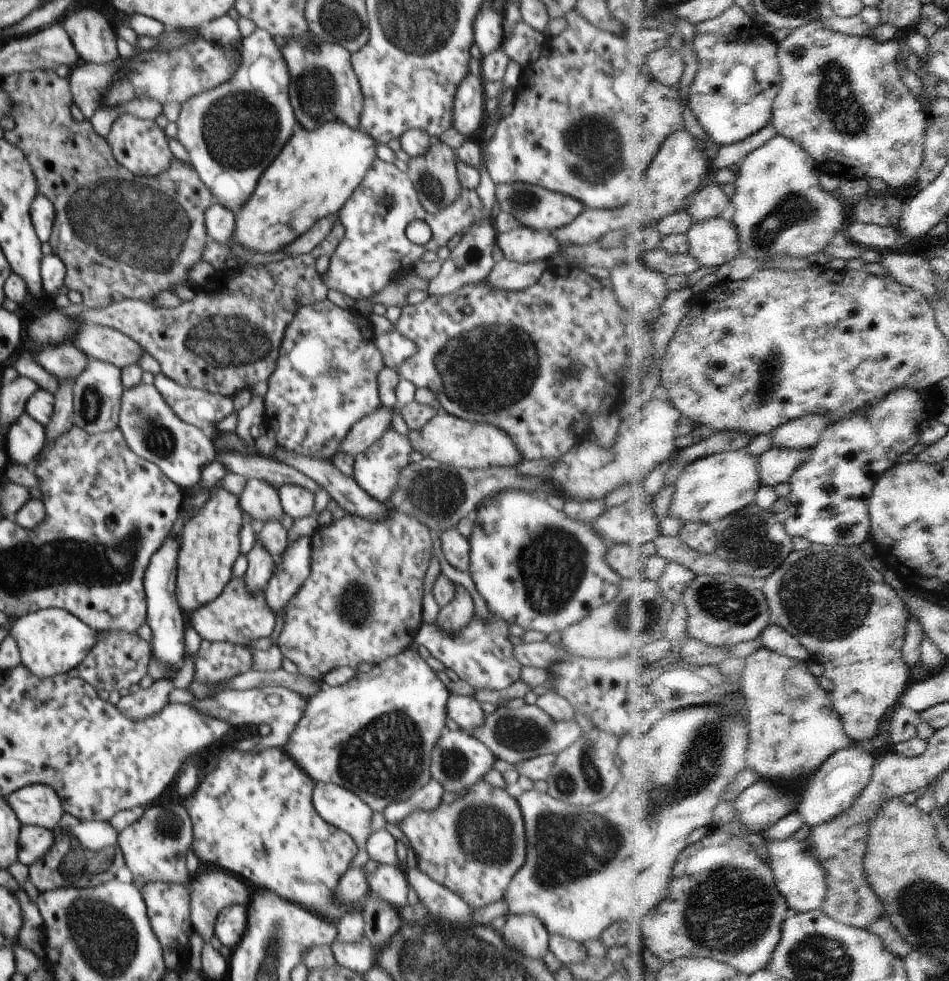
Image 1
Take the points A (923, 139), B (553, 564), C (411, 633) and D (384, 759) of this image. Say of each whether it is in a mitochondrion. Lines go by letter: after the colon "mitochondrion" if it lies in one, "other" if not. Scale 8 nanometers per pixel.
A: other
B: mitochondrion
C: other
D: mitochondrion

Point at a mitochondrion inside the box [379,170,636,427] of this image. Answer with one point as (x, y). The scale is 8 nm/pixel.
(482, 370)

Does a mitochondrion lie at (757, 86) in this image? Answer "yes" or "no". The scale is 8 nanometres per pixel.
no

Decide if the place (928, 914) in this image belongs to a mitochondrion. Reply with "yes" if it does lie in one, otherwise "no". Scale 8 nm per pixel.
yes

